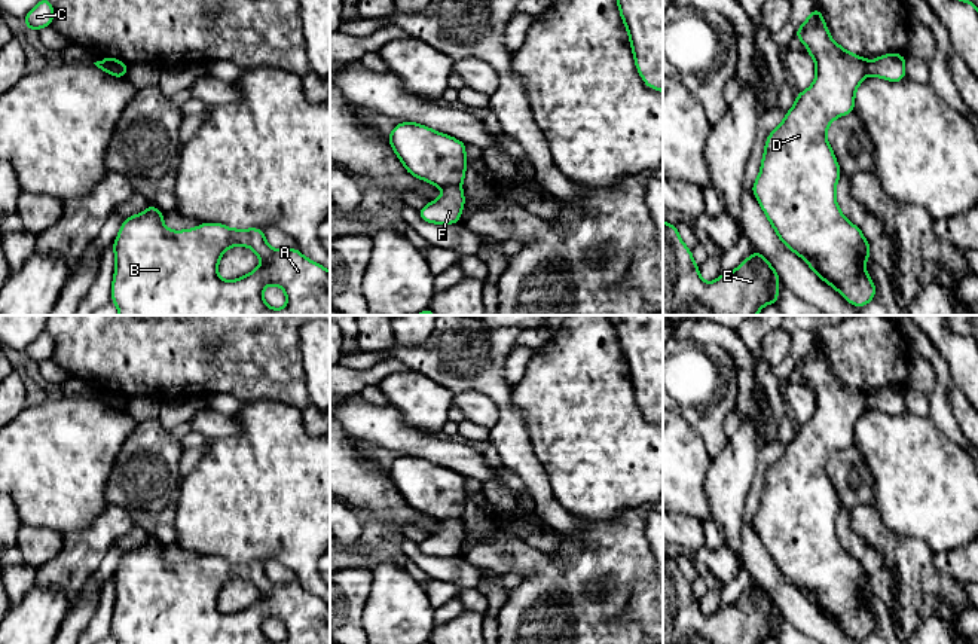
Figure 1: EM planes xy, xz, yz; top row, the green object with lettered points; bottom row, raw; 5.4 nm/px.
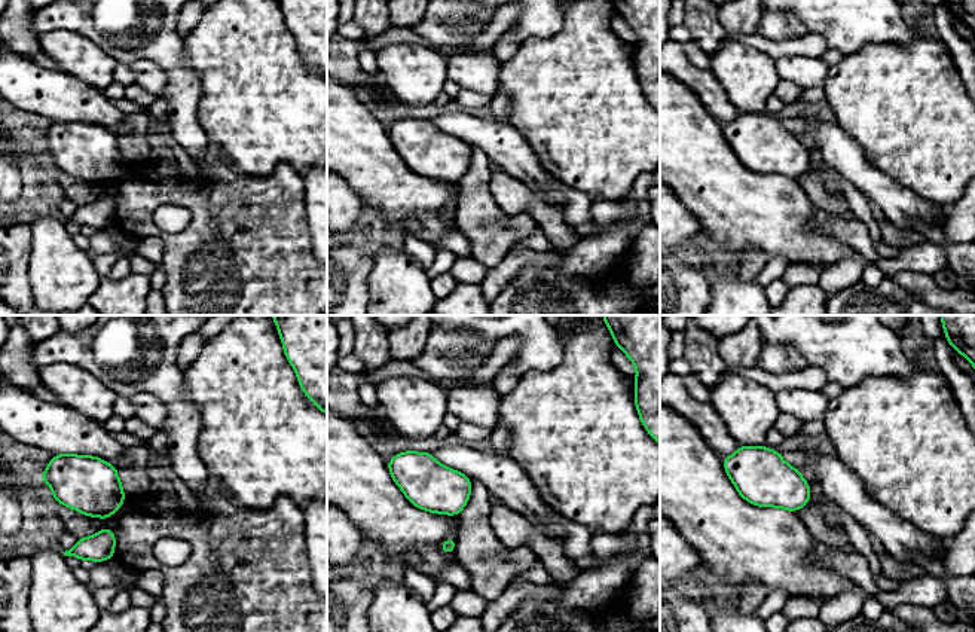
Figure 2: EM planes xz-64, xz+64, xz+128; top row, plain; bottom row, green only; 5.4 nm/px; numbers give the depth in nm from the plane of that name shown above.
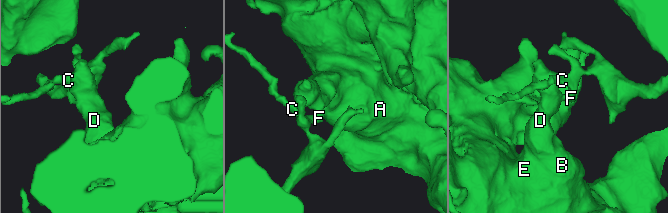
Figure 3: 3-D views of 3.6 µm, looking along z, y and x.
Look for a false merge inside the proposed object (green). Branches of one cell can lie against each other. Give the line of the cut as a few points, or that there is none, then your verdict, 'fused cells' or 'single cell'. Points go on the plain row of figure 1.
cut xz (460, 518), (443, 521); fused cells

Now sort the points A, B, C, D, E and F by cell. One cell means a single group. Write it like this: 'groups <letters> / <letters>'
groups A B D E / C F

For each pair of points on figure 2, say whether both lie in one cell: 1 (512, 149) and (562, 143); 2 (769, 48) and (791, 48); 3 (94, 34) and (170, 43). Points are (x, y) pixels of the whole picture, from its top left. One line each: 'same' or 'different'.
1: different
2: same
3: same

